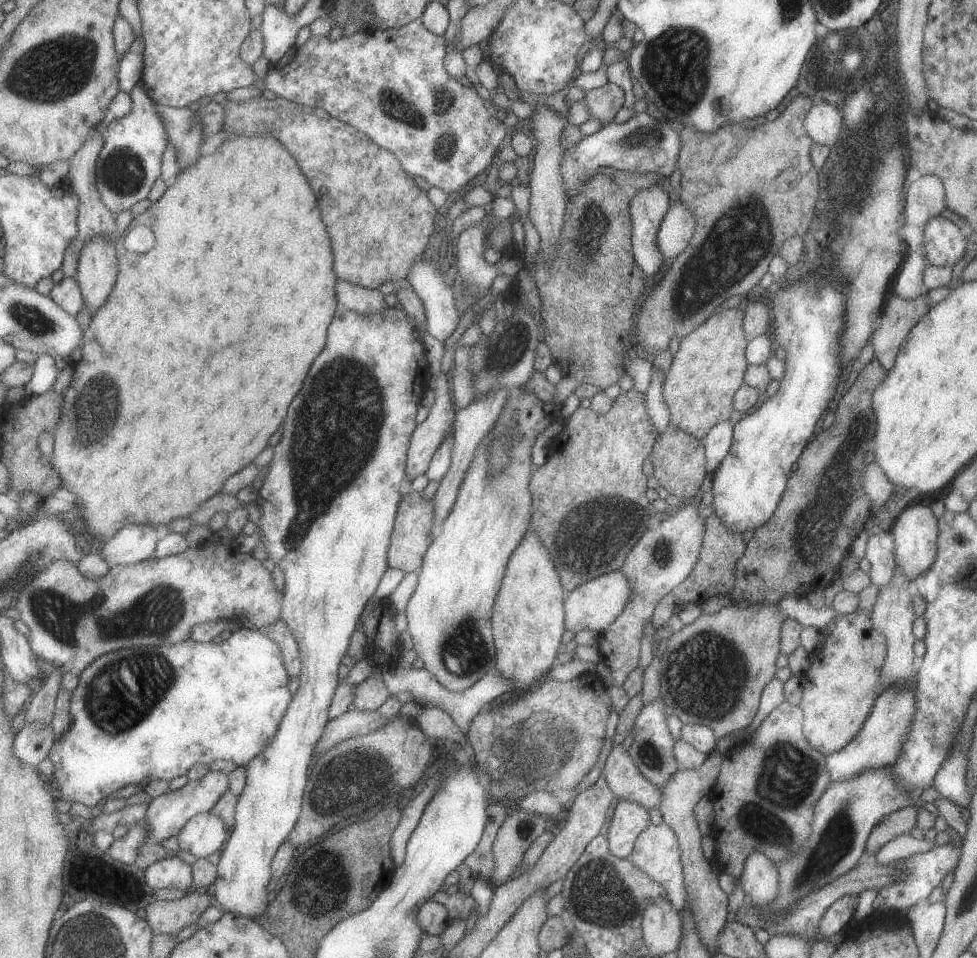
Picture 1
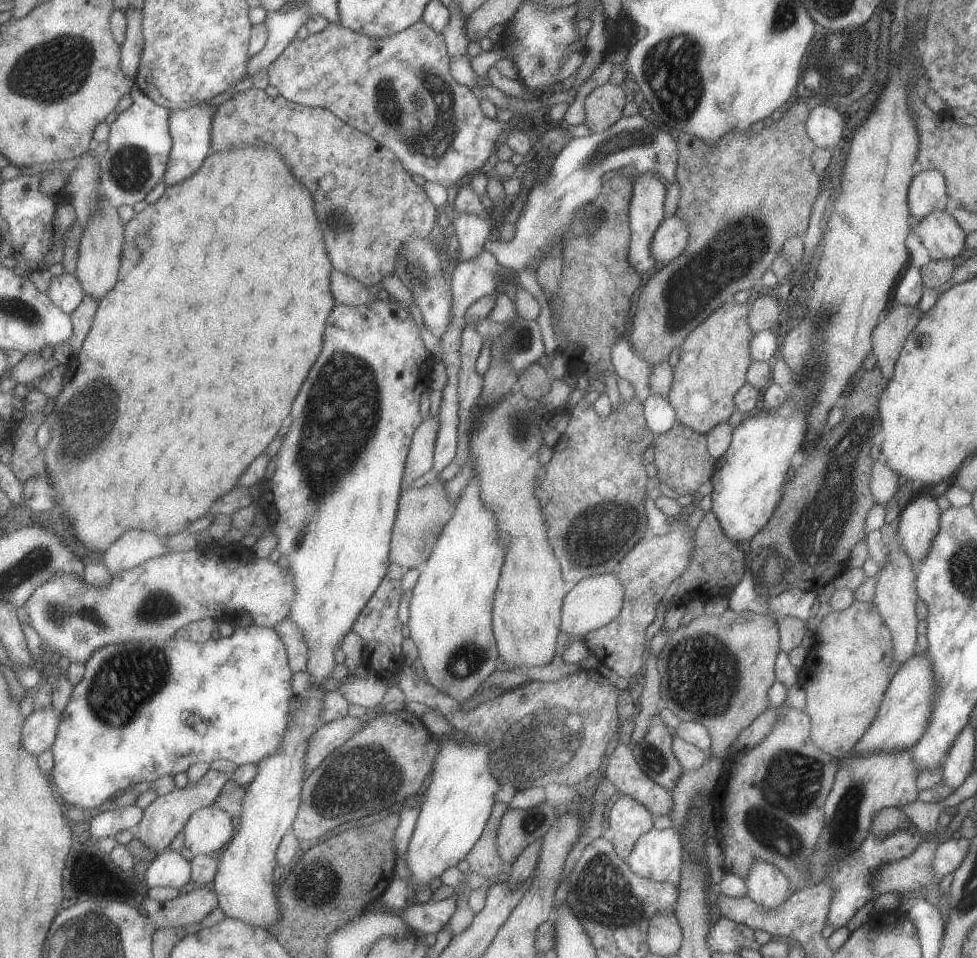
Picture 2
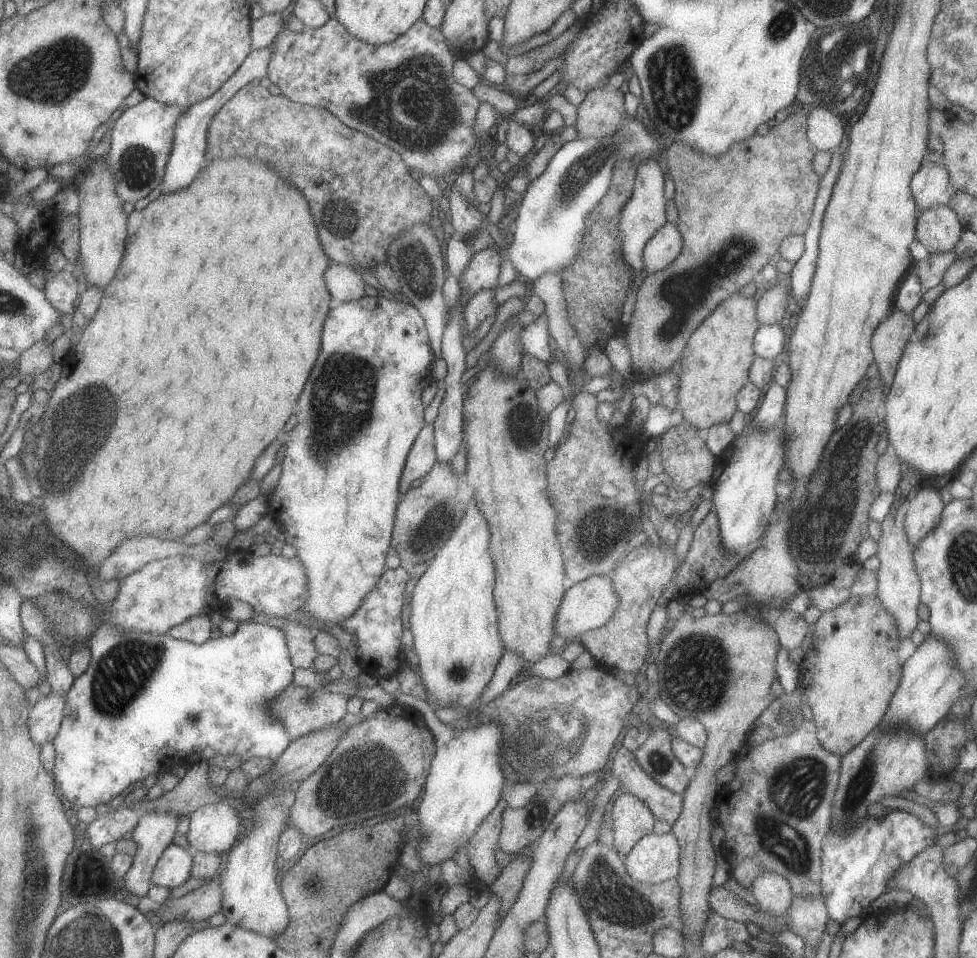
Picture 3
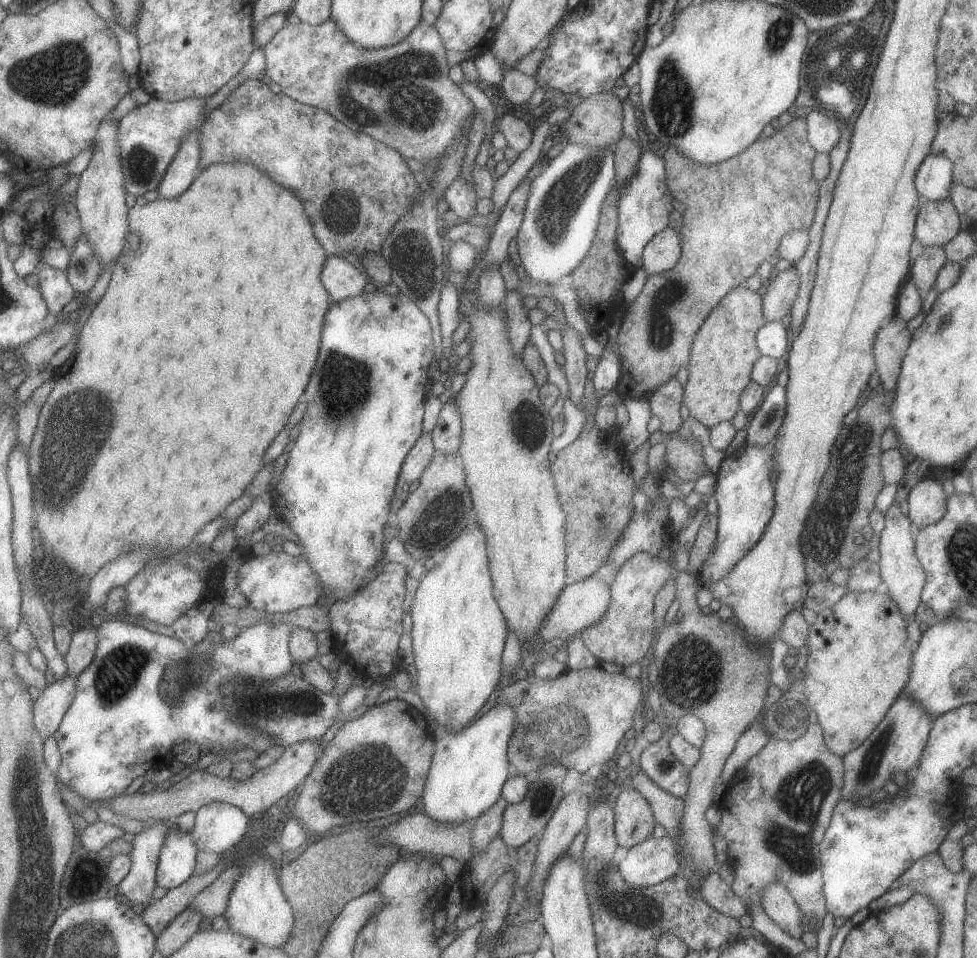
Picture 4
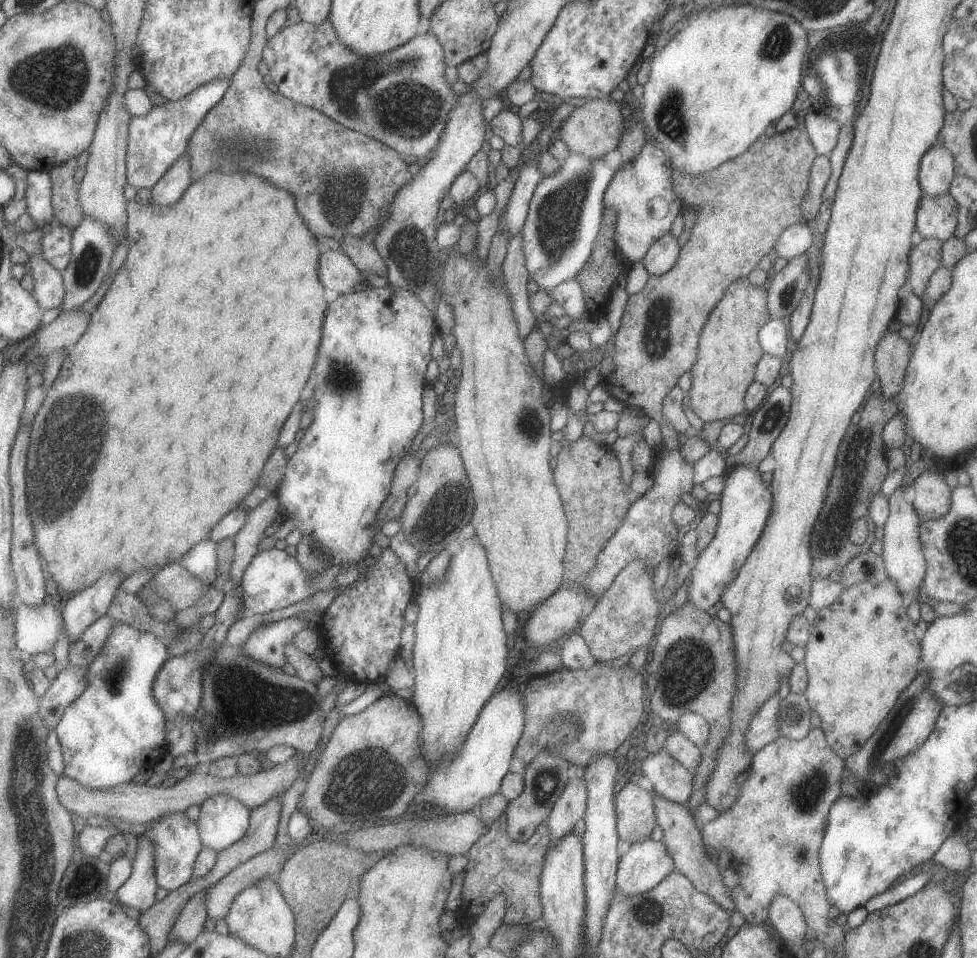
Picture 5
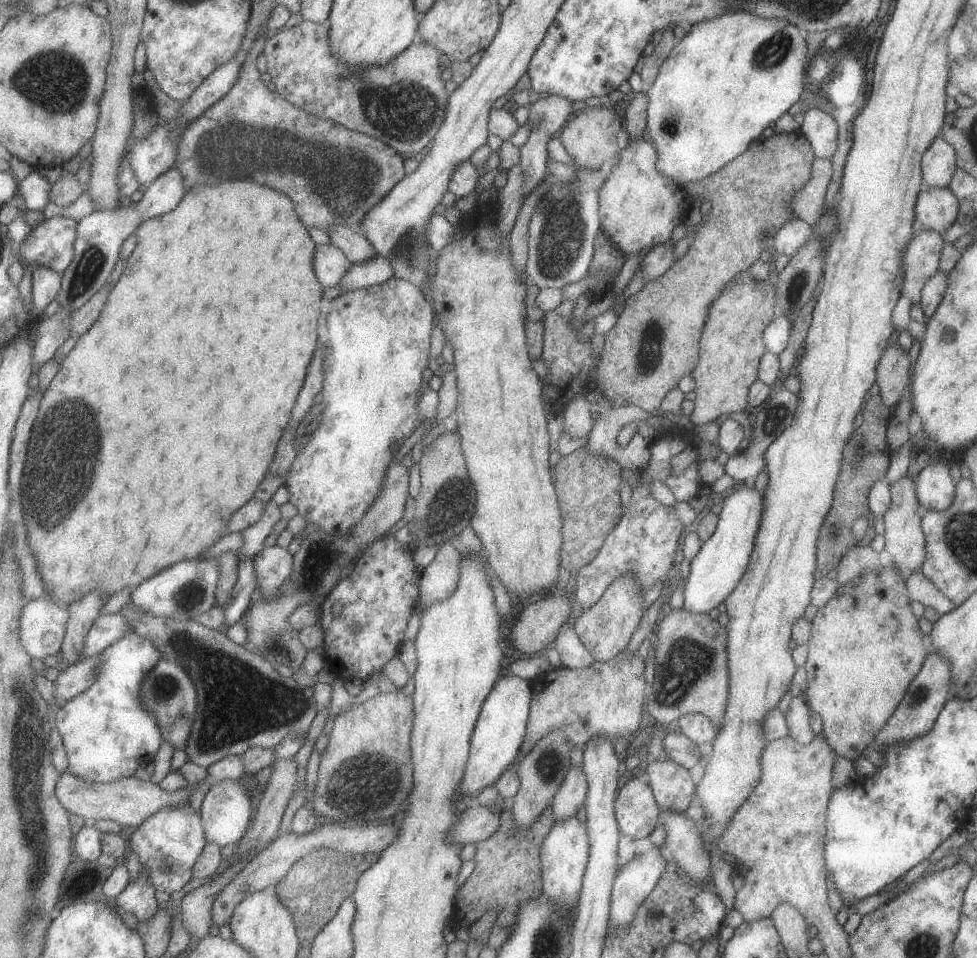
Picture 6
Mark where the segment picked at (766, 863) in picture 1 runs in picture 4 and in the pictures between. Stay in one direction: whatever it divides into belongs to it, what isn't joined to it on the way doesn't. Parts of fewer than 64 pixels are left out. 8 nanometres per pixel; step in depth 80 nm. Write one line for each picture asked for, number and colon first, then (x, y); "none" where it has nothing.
2: (767, 886)
3: (773, 893)
4: (777, 902)

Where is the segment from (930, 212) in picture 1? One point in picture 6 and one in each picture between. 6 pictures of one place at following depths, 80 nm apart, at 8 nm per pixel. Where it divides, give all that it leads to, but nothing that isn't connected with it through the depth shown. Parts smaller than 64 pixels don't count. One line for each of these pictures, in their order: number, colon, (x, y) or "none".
2: (928, 192)
3: (931, 186)
4: (934, 179)
5: (937, 169)
6: (939, 163)

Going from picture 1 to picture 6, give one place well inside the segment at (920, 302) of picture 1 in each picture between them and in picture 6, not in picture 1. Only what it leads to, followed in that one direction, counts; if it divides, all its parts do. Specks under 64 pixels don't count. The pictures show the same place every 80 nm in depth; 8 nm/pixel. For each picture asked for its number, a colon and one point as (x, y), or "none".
2: (898, 322)
3: (889, 340)
4: (891, 344)
5: (892, 357)
6: (894, 372)

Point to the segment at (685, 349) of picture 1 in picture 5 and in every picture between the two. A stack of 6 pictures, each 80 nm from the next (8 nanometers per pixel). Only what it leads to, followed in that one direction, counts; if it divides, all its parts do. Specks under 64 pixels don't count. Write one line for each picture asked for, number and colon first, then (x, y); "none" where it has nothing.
2: (713, 361)
3: (715, 365)
4: (724, 351)
5: (729, 349)

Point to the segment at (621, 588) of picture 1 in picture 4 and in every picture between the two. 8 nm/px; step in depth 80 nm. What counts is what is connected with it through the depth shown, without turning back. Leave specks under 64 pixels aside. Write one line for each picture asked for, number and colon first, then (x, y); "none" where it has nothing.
2: (592, 603)
3: (587, 606)
4: (583, 603)

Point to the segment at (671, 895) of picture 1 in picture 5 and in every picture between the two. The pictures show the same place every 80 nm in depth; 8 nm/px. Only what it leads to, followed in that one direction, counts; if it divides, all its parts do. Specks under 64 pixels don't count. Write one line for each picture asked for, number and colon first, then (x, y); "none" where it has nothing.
2: (657, 855)
3: (654, 859)
4: (647, 863)
5: (647, 863)

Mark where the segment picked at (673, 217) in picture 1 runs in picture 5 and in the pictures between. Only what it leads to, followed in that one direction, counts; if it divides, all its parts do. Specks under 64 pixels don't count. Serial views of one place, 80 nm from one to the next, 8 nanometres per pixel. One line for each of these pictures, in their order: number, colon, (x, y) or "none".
2: (671, 238)
3: (663, 248)
4: (661, 254)
5: (661, 256)

